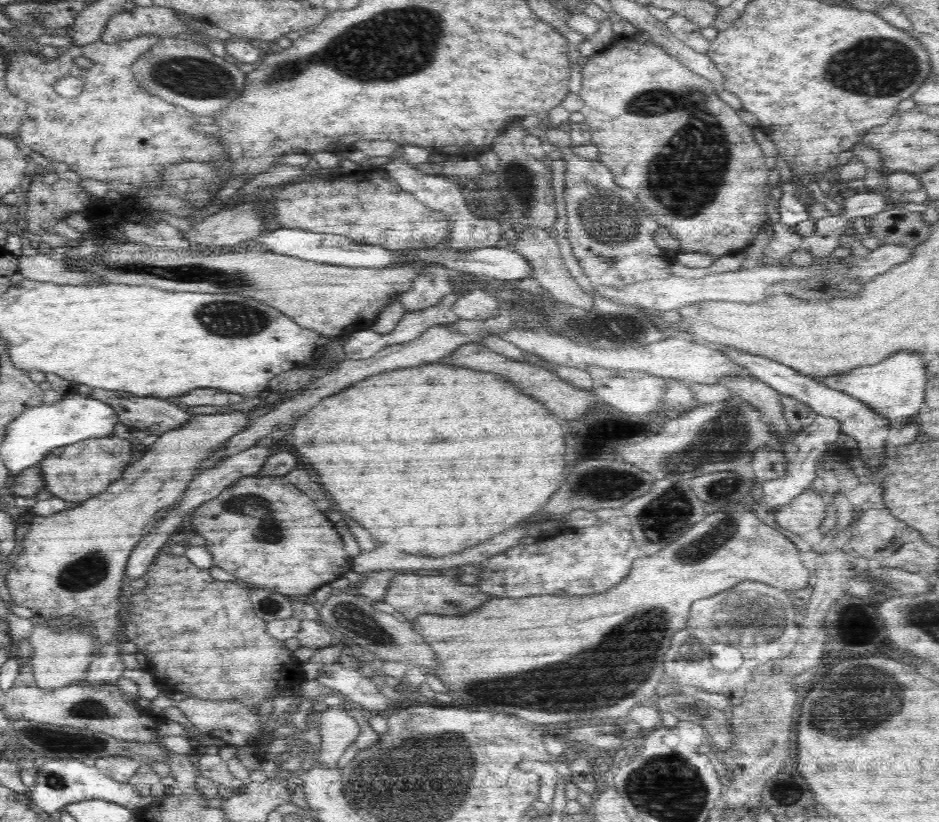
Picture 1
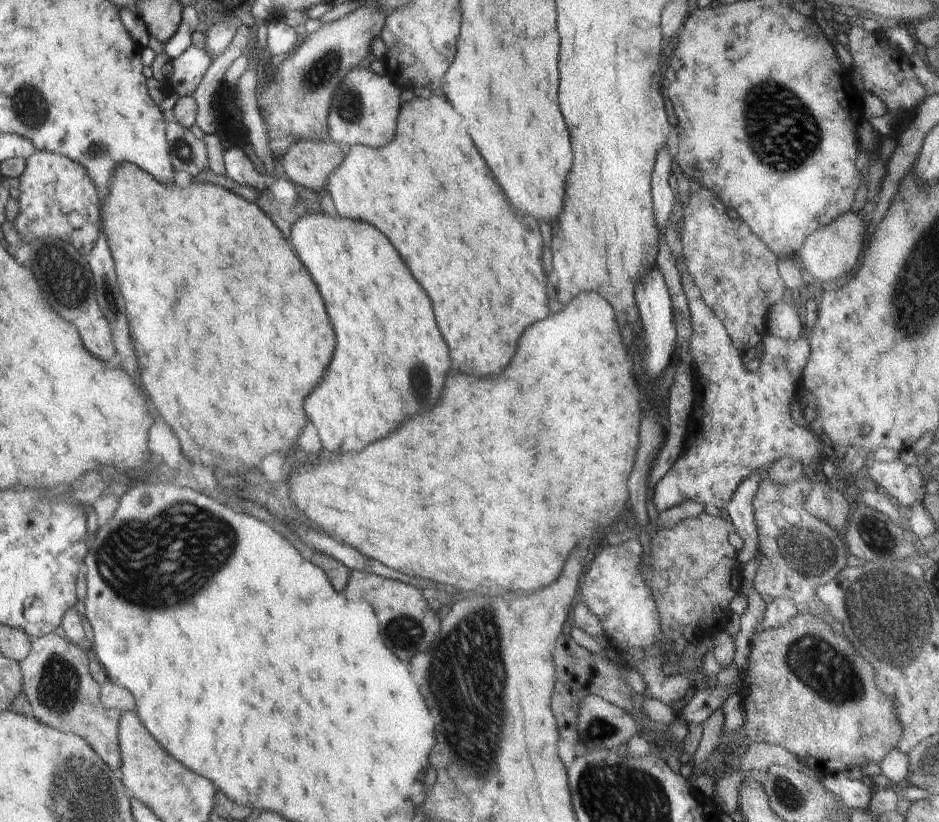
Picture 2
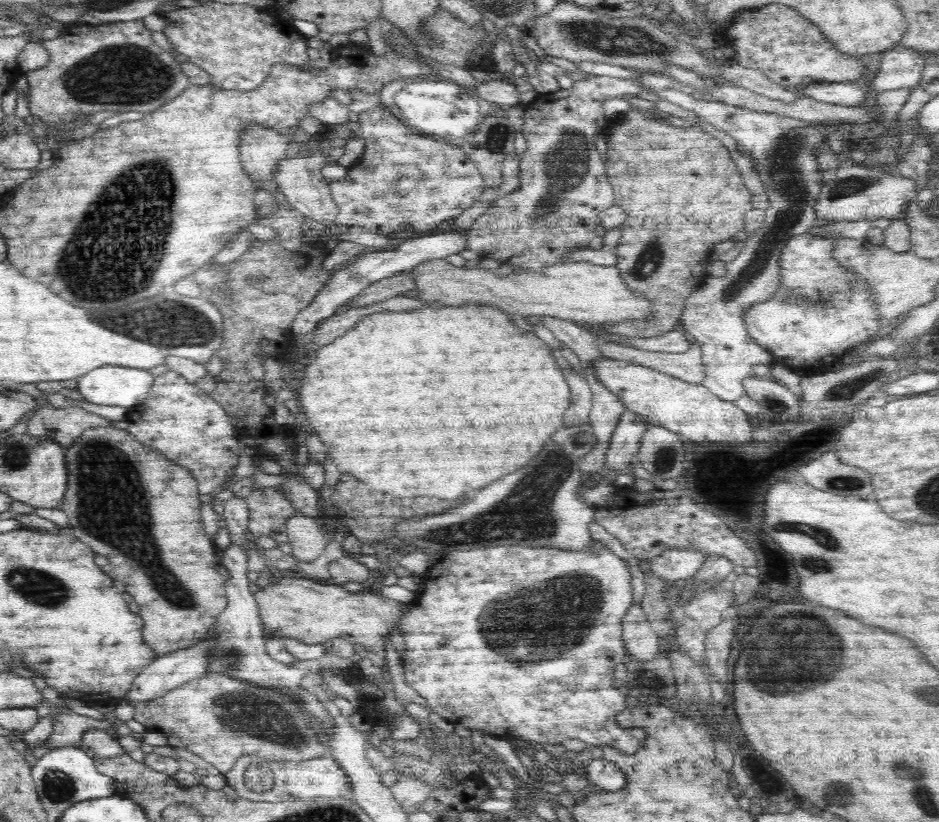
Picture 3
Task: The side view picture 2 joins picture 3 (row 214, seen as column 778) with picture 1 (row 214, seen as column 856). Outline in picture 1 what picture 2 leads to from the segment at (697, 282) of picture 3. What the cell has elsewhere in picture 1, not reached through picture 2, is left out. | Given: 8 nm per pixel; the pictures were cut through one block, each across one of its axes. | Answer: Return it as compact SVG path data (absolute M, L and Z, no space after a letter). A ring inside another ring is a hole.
M623 38L614 41L610 46L601 50L585 62L586 66L582 66L580 98L584 101L582 108L579 110L583 114L583 122L586 123L590 131L590 143L598 147L600 151L600 162L608 167L614 175L616 184L632 190L640 202L644 204L644 208L648 208L654 216L657 224L660 222L662 226L668 229L672 237L679 241L678 252L708 254L713 258L720 258L723 255L734 254L745 250L754 240L756 236L763 231L763 226L769 219L766 214L766 196L770 191L768 185L768 174L772 168L771 161L762 153L760 145L752 136L751 125L742 120L738 115L738 111L730 107L726 102L722 101L716 94L717 90L712 87L712 83L704 77L692 73L685 68L680 61L668 54L660 45L654 43L653 40L646 42L637 42L634 38ZM750 156L752 160L736 160L736 158L744 158Z

